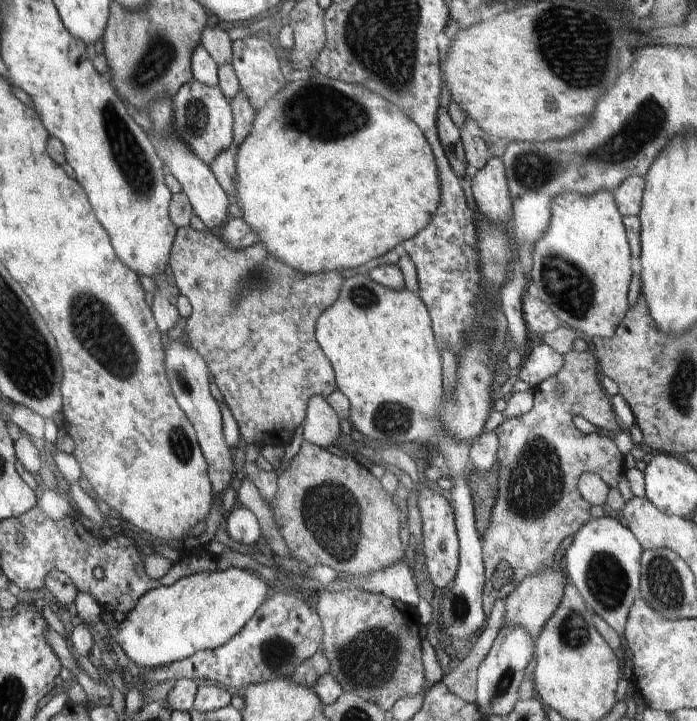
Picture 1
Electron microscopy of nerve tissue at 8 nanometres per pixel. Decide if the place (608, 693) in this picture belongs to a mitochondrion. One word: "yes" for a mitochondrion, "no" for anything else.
no

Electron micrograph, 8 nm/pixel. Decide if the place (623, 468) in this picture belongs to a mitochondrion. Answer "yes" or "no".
no

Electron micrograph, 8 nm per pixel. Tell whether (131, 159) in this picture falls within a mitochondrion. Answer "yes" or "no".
yes

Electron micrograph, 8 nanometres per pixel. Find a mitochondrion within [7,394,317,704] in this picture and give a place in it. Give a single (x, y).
(276, 652)

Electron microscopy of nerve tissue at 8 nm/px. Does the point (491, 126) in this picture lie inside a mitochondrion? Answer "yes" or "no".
no

